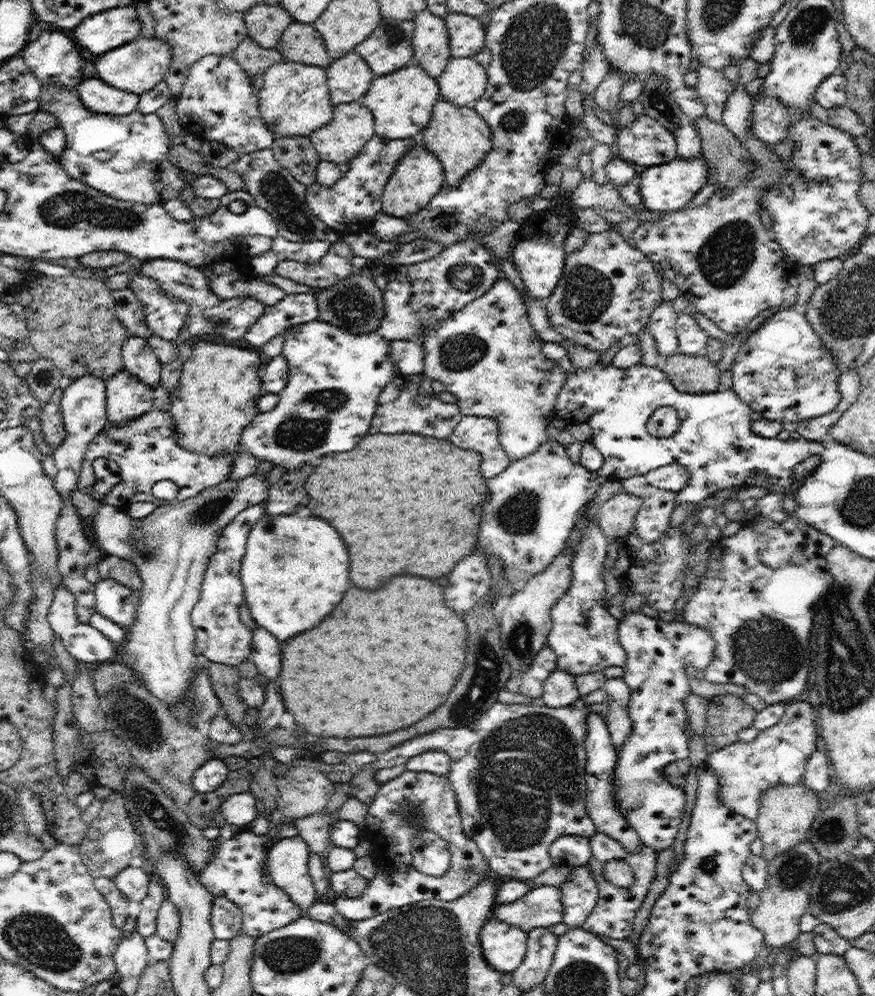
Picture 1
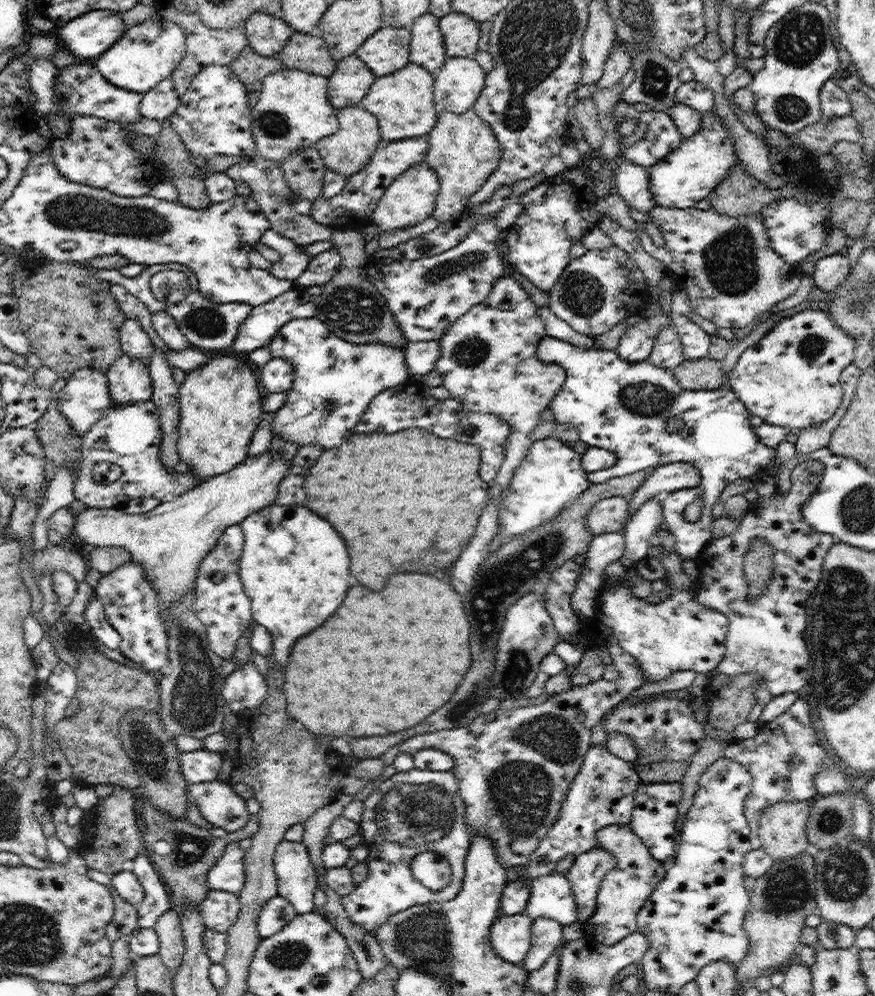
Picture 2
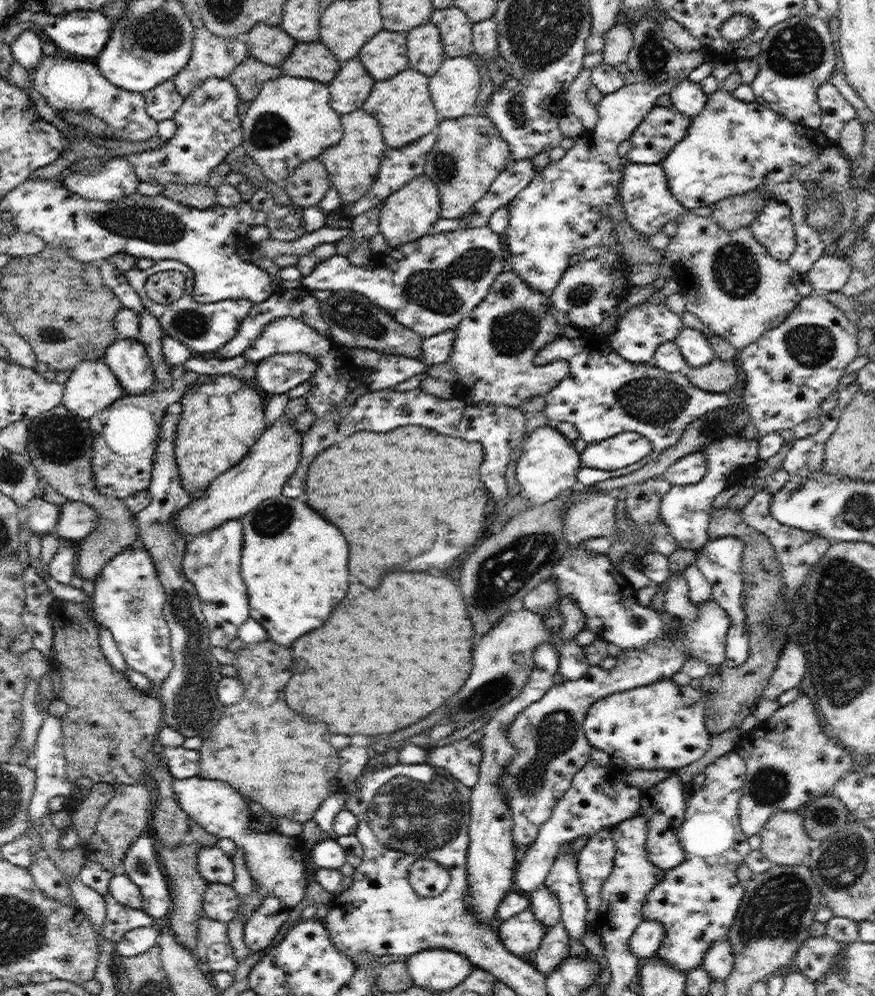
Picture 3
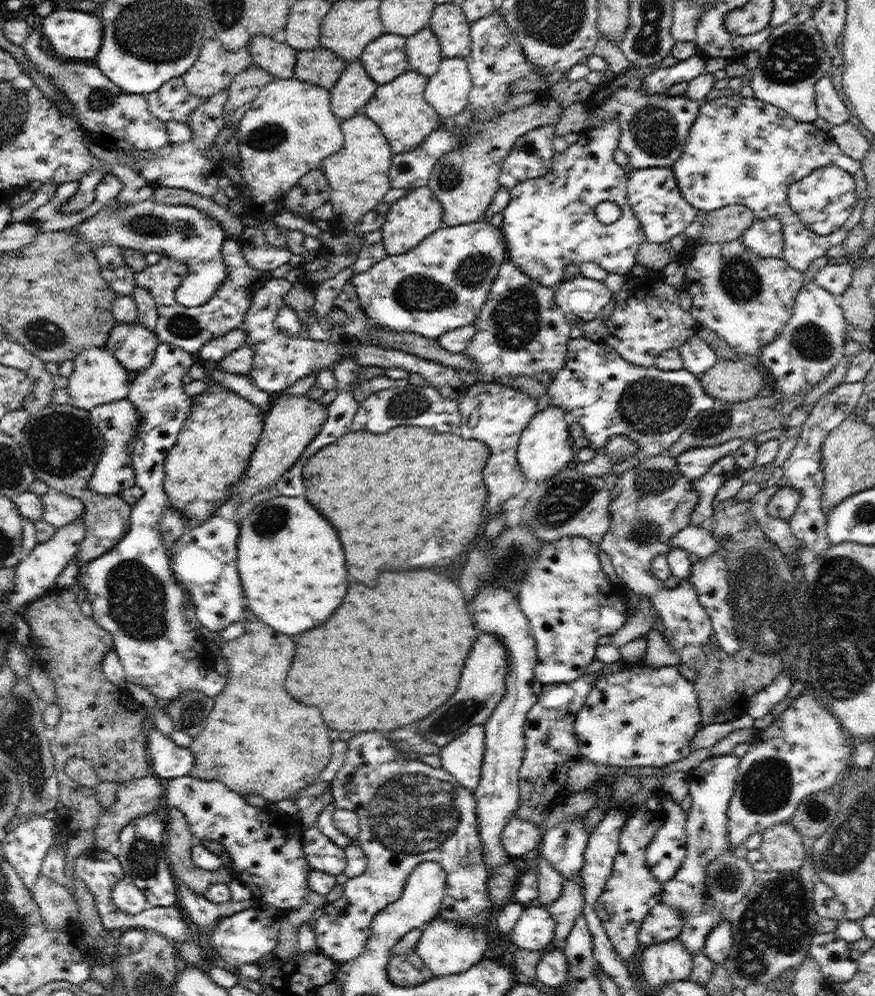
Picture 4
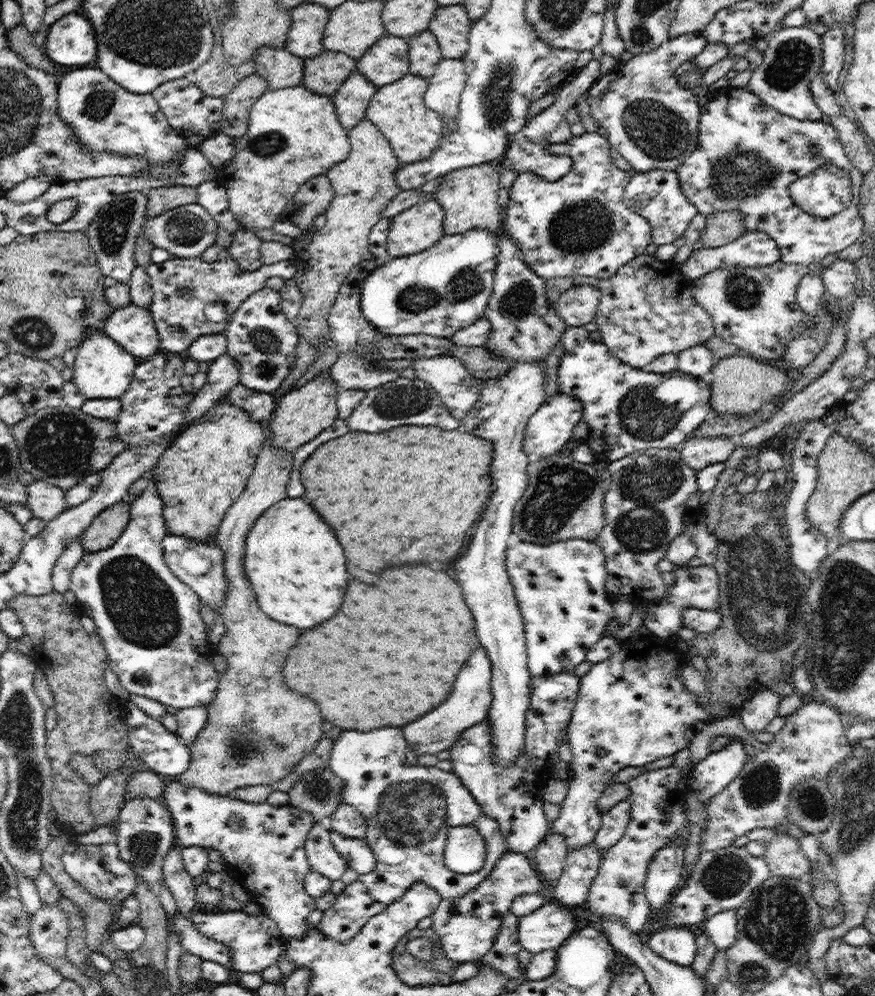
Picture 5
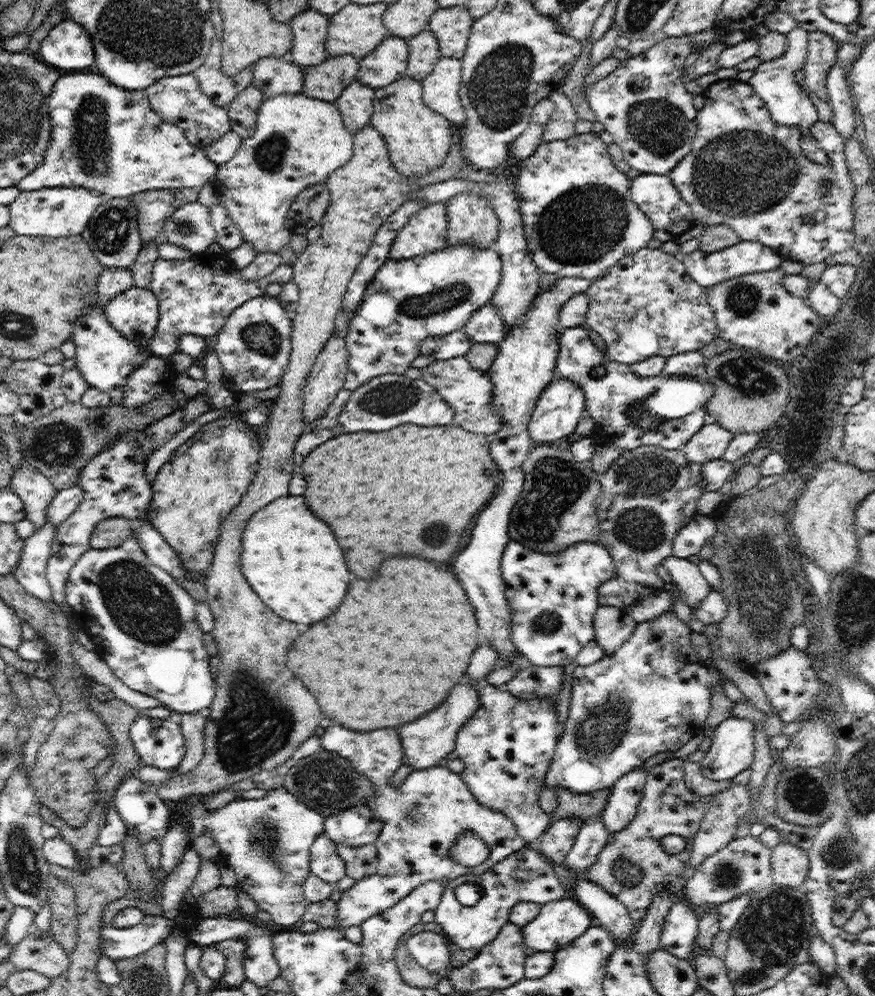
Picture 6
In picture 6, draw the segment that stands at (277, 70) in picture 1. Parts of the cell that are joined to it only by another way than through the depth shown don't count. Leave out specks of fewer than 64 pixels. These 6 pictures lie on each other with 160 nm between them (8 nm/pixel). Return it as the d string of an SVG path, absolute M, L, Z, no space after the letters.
M284 93L278 96L264 99L260 103L260 108L258 109L258 116L256 121L256 130L252 133L252 136L243 139L240 148L236 151L236 154L224 164L219 165L217 176L215 181L219 185L219 200L225 206L227 210L227 215L232 218L232 220L239 226L243 236L243 242L250 242L256 250L256 254L260 252L272 252L272 254L278 254L282 247L289 246L291 234L290 231L285 227L285 216L290 208L290 205L294 202L294 199L309 186L318 185L319 182L325 182L325 180L336 169L344 166L350 158L352 158L353 153L353 134L350 134L343 125L343 118L341 117L341 112L335 103L321 101L317 98L310 98L304 96L304 93Z

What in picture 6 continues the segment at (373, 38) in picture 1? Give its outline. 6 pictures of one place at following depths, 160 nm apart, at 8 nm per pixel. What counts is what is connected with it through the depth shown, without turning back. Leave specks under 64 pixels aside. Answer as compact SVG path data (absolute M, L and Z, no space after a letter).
M388 34L376 50L359 61L358 80L373 89L391 85L405 76L408 57L407 40Z

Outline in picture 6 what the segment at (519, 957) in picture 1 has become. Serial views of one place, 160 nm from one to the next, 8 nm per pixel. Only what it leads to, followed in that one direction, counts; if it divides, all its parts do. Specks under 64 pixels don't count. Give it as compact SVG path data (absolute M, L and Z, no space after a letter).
M570 894L557 901L541 905L540 912L533 921L523 926L526 946L536 952L555 953L569 946L575 938L582 936L595 922L593 916Z

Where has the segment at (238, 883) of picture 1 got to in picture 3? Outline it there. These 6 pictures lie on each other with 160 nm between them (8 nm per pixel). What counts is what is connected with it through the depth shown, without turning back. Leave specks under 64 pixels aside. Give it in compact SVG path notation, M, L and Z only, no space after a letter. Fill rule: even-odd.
M203 847L197 852L198 870L207 882L232 884L235 881L233 860L219 847ZM264 897L263 904L243 926L245 945L250 952L262 951L271 946L274 936L286 922L291 909L279 898Z

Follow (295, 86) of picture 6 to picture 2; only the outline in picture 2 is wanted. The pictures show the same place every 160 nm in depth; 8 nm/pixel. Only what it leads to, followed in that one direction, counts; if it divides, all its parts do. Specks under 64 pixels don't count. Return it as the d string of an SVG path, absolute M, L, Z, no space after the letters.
M260 11L251 14L244 27L248 46L265 57L276 56L295 33L284 19Z

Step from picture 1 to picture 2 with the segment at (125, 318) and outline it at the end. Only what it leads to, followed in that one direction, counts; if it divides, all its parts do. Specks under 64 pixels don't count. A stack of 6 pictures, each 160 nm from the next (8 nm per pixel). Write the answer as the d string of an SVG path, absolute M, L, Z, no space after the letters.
M108 284L112 296L116 299L120 311L124 313L126 319L132 319L138 321L140 326L148 333L148 336L152 339L153 344L165 354L168 346L160 338L160 335L154 330L152 323L152 314L148 311L148 308L143 302L136 298L128 289L118 284Z

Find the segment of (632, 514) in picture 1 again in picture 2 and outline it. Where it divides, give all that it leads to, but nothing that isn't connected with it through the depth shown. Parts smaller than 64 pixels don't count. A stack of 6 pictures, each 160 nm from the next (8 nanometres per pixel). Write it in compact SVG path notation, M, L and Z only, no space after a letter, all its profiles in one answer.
M622 494L600 499L589 510L586 528L595 535L623 531L630 499Z

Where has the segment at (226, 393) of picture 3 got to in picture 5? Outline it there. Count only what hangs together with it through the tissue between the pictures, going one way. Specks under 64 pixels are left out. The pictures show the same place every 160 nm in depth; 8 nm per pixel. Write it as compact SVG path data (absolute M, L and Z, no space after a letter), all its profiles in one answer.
M228 398L220 400L209 414L204 414L200 420L192 421L172 440L151 470L152 480L164 501L164 526L168 534L206 542L216 538L226 511L244 492L254 470L257 455L265 443L265 435L260 421L255 421L245 410L233 405Z

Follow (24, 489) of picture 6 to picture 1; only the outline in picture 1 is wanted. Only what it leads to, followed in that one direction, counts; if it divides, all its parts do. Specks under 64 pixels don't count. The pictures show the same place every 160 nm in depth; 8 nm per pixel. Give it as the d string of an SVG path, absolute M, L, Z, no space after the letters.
M250 475L240 480L229 478L212 488L205 488L196 496L182 502L160 504L148 516L135 520L125 508L102 504L95 516L86 521L88 532L93 542L107 556L122 557L129 560L138 569L143 587L139 593L139 605L135 621L128 630L126 639L119 645L119 662L128 665L147 689L162 702L177 702L189 692L189 686L199 672L200 658L195 653L195 628L191 623L191 610L199 601L205 570L210 557L217 549L217 542L224 527L235 520L235 516L245 508L254 506L268 496L270 484L266 475Z

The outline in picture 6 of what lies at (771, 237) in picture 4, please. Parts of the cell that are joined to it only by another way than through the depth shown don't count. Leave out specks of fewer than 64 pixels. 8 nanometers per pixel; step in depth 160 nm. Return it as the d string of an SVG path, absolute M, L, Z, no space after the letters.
M741 241L734 246L720 250L720 252L704 254L704 252L696 250L686 256L683 264L693 281L708 289L710 286L722 284L730 278L779 269L784 260L776 250L763 246L760 242Z

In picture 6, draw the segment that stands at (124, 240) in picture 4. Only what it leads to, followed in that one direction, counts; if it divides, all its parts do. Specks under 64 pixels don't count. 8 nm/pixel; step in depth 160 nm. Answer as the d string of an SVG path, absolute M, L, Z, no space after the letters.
M198 200L175 210L164 223L162 233L167 242L192 254L215 248L216 231L211 223L210 210Z

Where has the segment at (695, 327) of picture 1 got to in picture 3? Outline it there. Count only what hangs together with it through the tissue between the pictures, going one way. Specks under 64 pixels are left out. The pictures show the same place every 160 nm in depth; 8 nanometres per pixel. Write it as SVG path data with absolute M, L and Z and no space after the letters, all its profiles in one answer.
M684 327L673 341L678 345L684 360L691 367L704 366L716 357L709 337L696 328Z

